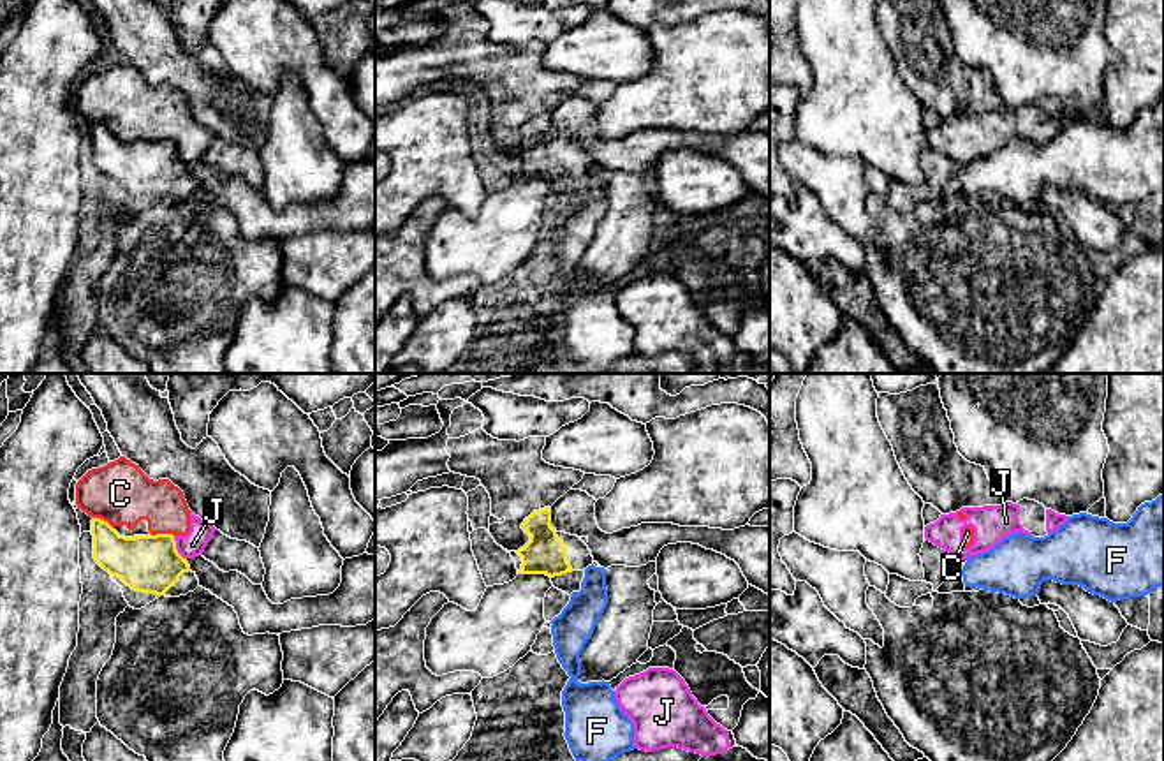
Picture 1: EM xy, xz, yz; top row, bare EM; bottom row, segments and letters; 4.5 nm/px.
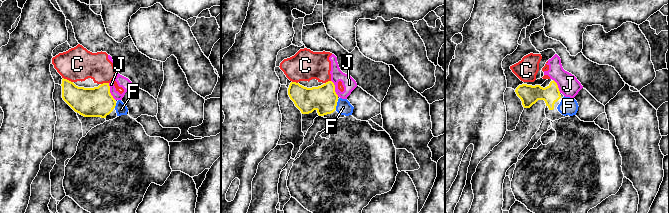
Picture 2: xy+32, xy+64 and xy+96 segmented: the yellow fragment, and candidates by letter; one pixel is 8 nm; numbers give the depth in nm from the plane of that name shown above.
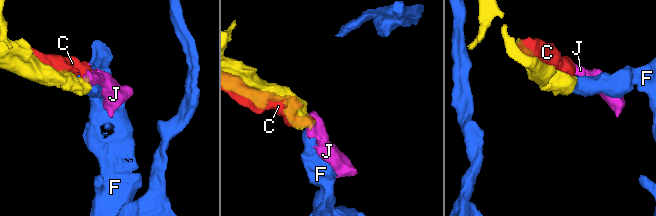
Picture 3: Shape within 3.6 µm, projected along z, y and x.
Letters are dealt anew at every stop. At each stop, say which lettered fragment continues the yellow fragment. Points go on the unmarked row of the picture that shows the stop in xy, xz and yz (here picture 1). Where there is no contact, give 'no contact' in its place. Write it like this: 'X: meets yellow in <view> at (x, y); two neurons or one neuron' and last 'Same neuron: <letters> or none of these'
C: meets yellow in xy at (162, 140); two neurons
F: meets yellow in yz at (962, 173); one neuron
J: meets yellow in xy at (175, 154); two neurons
Same neuron: F

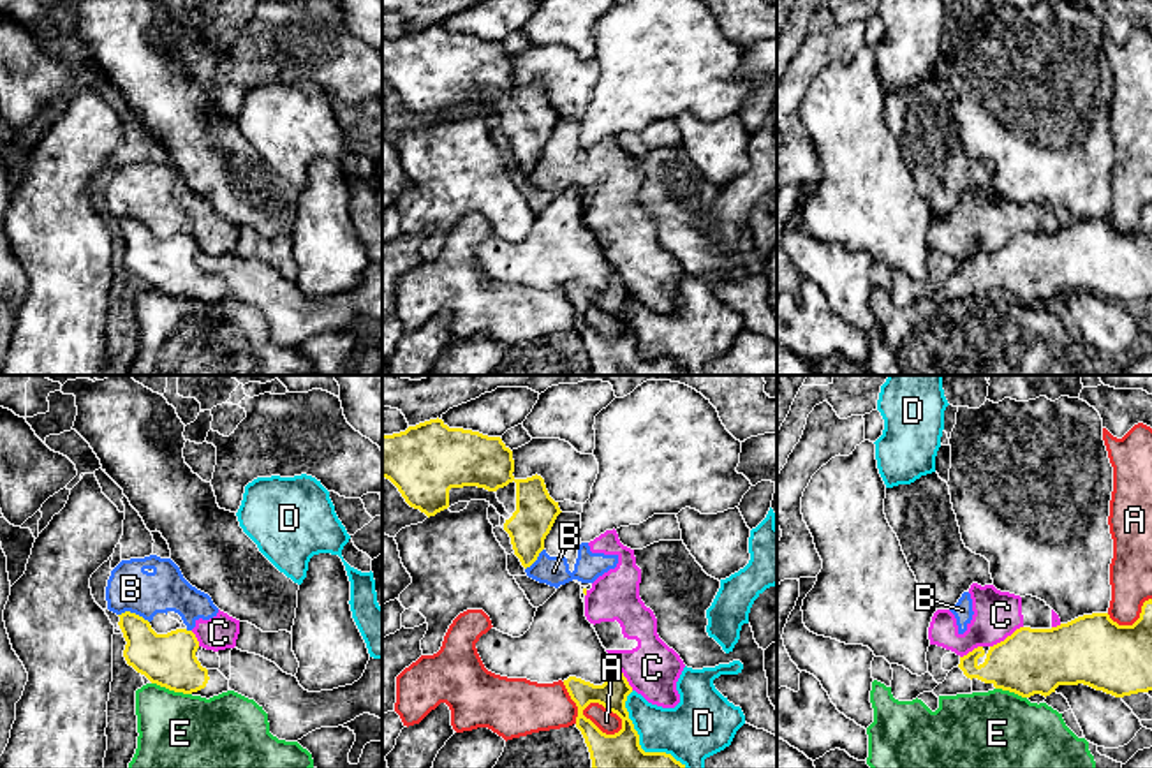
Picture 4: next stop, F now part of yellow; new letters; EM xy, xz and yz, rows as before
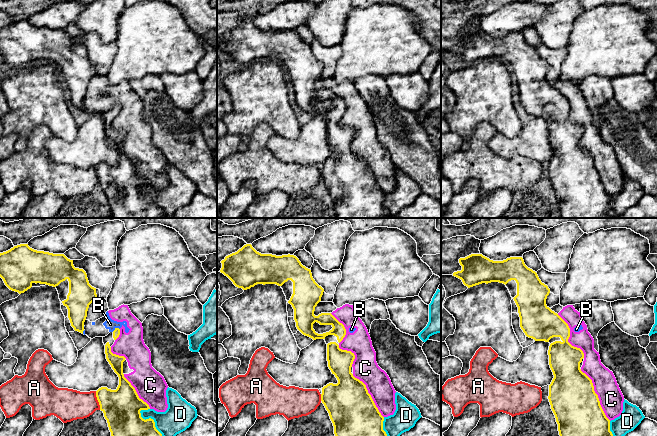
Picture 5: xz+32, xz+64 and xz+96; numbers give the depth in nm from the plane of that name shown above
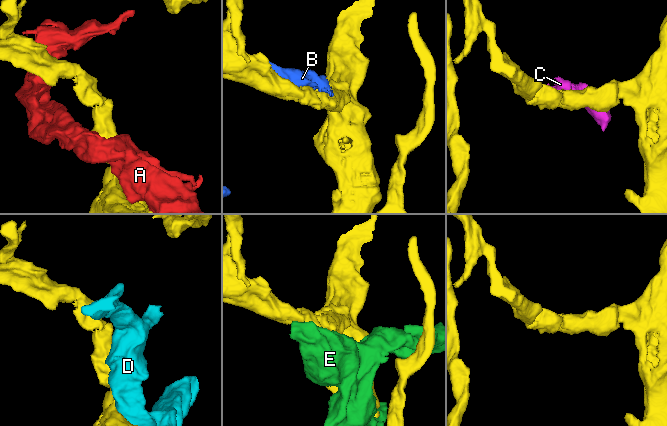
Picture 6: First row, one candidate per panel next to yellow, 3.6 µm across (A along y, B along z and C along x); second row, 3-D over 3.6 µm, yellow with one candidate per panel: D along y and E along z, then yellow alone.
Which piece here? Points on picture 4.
A: meets yellow in xz at (599, 335); two neurons
B: meets yellow in xy at (134, 219); two neurons
C: meets yellow in yz at (1008, 242); two neurons
D: meets yellow in xz at (638, 347); two neurons
E: meets yellow in xy at (171, 295); two neurons
Same neuron: none of these

